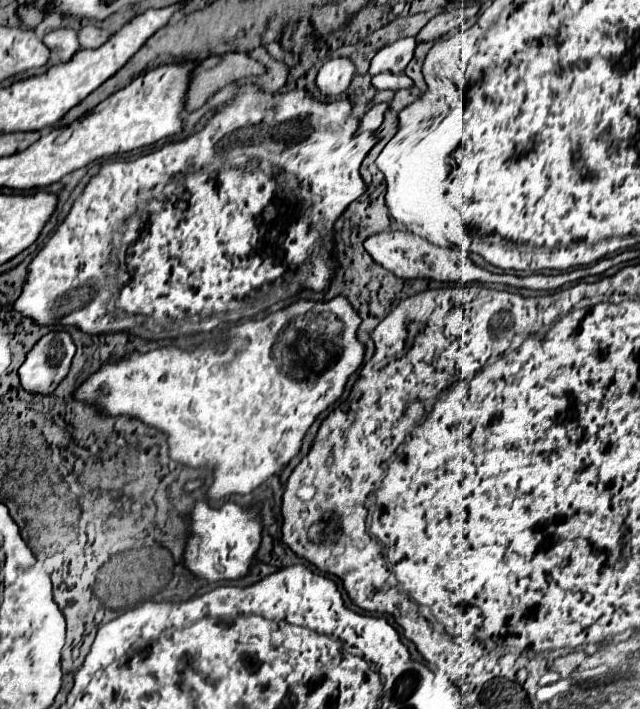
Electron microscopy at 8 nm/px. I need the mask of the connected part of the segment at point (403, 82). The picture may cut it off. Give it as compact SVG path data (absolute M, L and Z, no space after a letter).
M380 73L376 77L372 77L372 85L376 89L392 89L392 91L398 91L398 89L406 89L406 87L412 87L412 81L400 73L400 75L394 75L394 73Z

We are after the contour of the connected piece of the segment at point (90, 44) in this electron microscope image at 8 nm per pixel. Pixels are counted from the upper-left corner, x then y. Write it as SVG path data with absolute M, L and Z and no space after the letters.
M86 25L78 31L80 49L98 49L102 43L108 41L110 35L112 35L110 29L100 29L100 27L94 27L94 25Z

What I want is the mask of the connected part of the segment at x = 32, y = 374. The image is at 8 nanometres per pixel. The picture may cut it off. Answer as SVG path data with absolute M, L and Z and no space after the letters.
M50 331L30 349L26 361L18 369L20 383L32 393L52 393L66 377L76 345L68 331Z

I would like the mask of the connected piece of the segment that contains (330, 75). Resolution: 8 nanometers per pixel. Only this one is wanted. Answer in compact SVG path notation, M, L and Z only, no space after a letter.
M344 57L330 59L328 63L322 65L316 77L316 85L326 99L338 97L350 87L352 75L354 75L354 65L350 59L344 59Z

